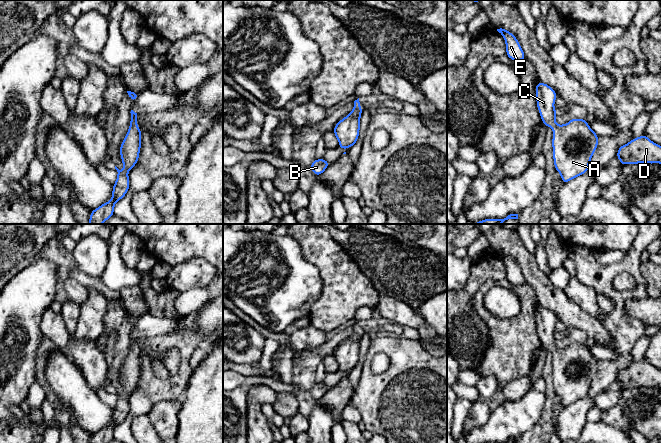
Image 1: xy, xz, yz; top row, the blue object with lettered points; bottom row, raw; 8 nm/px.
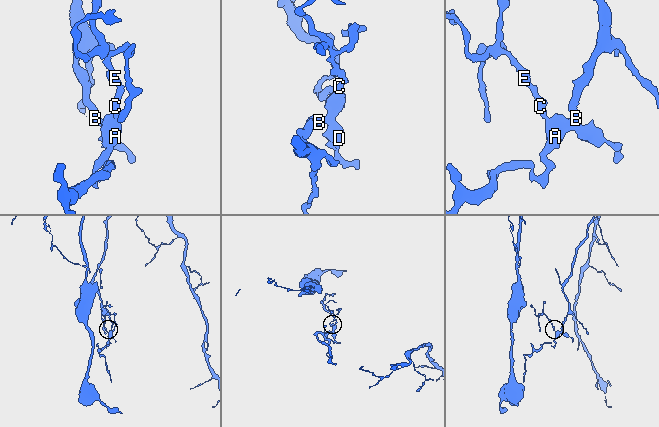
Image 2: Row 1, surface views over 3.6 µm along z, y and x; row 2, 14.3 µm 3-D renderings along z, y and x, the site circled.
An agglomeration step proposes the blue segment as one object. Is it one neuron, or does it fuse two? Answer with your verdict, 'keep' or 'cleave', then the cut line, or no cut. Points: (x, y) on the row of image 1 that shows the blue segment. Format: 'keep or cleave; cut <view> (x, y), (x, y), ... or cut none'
keep; cut none

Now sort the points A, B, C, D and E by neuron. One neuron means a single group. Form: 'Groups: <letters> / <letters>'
Groups: A B C D E

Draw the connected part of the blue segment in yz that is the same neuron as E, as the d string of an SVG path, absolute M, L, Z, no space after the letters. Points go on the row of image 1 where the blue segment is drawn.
M497 29L497 31L503 36L506 43L506 55L513 61L518 62L526 59L526 56L519 44L517 38L508 30Z

